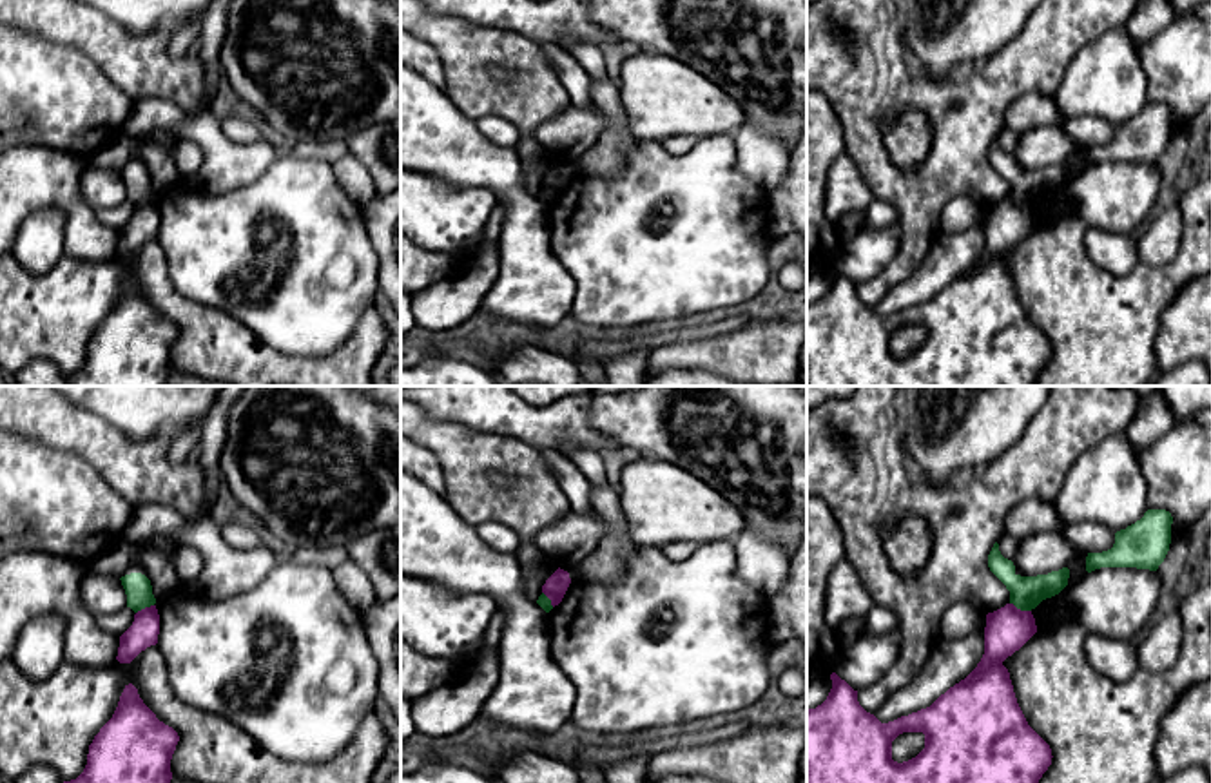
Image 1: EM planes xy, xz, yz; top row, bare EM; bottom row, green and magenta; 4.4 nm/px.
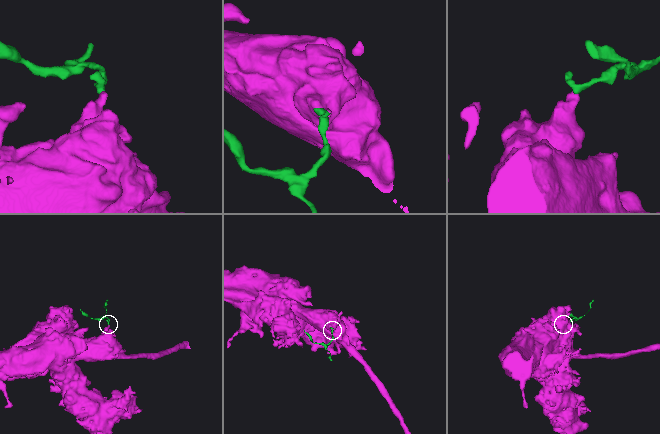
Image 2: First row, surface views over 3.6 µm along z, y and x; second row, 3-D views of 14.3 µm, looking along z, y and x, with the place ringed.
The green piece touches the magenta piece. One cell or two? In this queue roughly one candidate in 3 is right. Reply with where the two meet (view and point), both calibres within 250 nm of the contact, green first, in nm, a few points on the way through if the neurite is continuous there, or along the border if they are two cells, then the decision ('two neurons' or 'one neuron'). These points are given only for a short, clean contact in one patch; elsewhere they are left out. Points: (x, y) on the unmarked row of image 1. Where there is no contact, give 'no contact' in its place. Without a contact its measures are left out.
contact yz (1021, 203); calibres 150 and 190 nm; border yz (1010, 196), (1030, 205); two neurons

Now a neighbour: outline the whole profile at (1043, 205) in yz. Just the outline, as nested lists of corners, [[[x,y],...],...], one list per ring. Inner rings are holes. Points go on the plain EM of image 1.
[[[1057,188],[1051,192],[1042,194],[1035,203],[1032,203],[1032,208],[1035,212],[1037,227],[1053,225],[1062,219],[1073,218],[1073,208],[1068,207],[1061,216],[1051,216],[1050,210],[1053,207]]]

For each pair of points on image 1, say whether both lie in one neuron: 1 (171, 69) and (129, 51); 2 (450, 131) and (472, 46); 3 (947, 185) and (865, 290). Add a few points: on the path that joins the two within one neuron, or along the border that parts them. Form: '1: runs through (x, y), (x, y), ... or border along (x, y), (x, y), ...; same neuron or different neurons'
1: runs through (160, 69), (147, 69), (140, 62); same neuron
2: border along (445, 89), (450, 100), (474, 120); different neurons
3: runs through (918, 214), (914, 247), (894, 270); same neuron

